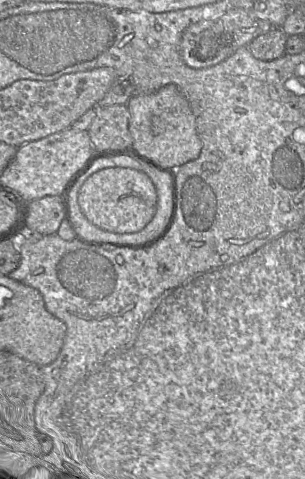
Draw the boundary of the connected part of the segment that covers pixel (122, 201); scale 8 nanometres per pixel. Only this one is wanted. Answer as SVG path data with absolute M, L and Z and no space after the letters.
M109 167L91 174L81 186L78 204L85 216L98 227L127 234L143 229L157 212L157 191L151 178L133 168Z

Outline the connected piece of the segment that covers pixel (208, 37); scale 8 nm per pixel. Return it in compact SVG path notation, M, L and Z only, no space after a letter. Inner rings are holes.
M232 7L220 17L201 20L197 23L189 25L182 34L179 52L187 66L195 69L207 68L224 61L238 48L242 46L248 46L248 44L254 38L270 31L273 28L280 27L275 27L271 22L267 20L259 19L252 12L252 9ZM195 40L198 42L197 46L199 50L203 50L204 48L207 51L211 51L211 53L198 55L198 57L202 60L196 60L193 58L193 53L188 53L192 43Z

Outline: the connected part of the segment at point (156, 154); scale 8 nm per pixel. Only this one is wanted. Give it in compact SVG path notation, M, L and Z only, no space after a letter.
M166 85L157 91L135 93L126 103L129 111L130 145L146 161L166 170L194 160L200 154L202 142L188 100L174 85Z

